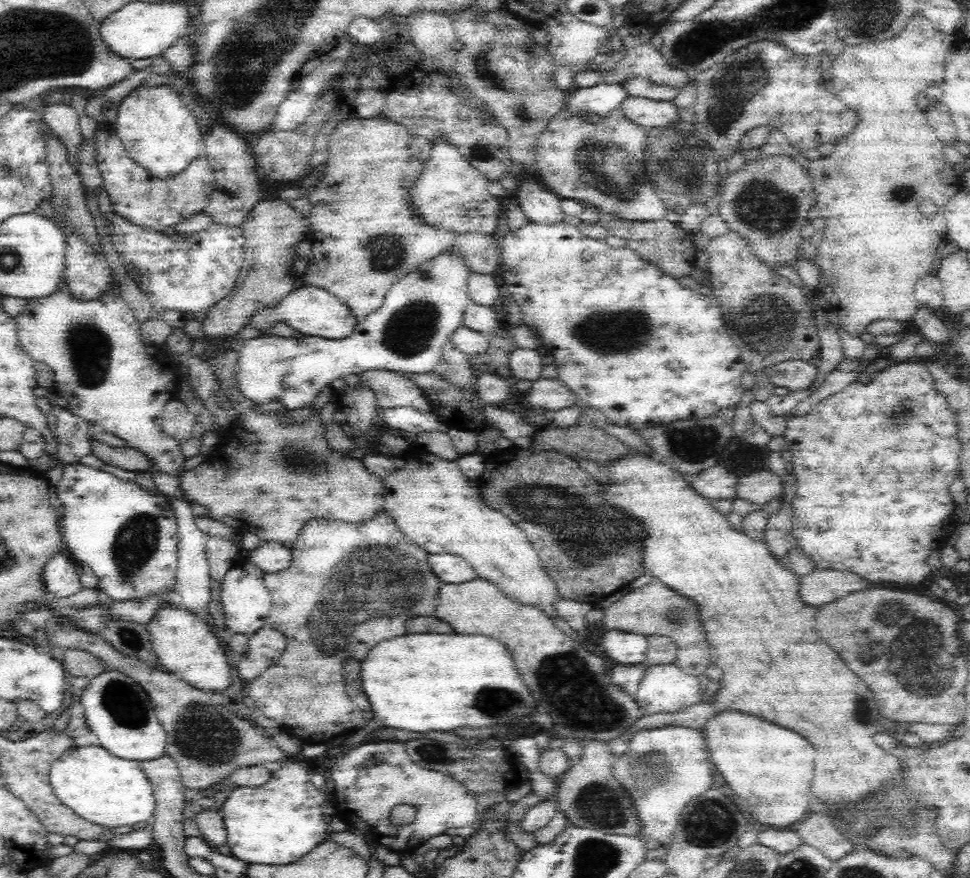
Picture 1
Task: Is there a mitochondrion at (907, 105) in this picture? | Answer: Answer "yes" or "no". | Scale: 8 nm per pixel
no

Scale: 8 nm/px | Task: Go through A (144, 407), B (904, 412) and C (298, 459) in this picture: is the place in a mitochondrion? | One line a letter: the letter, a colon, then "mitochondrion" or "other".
A: other
B: mitochondrion
C: mitochondrion

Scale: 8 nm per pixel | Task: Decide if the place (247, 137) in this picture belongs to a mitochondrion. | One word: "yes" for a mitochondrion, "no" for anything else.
no

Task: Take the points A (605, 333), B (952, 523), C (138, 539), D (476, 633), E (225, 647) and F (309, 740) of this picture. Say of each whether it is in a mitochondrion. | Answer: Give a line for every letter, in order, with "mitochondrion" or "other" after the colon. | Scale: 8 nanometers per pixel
A: mitochondrion
B: other
C: mitochondrion
D: other
E: other
F: other

